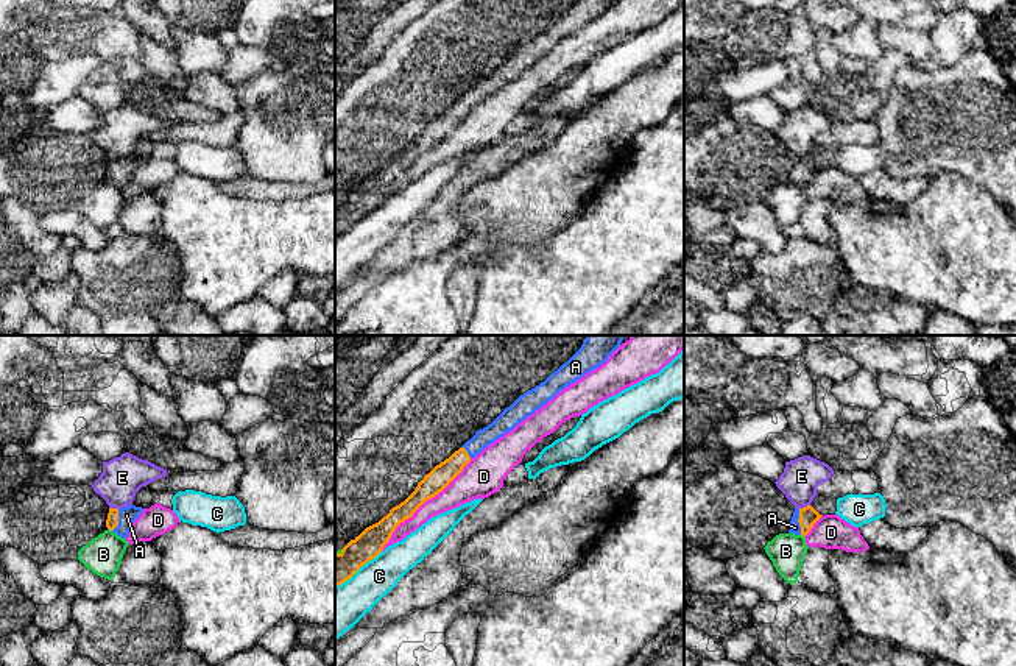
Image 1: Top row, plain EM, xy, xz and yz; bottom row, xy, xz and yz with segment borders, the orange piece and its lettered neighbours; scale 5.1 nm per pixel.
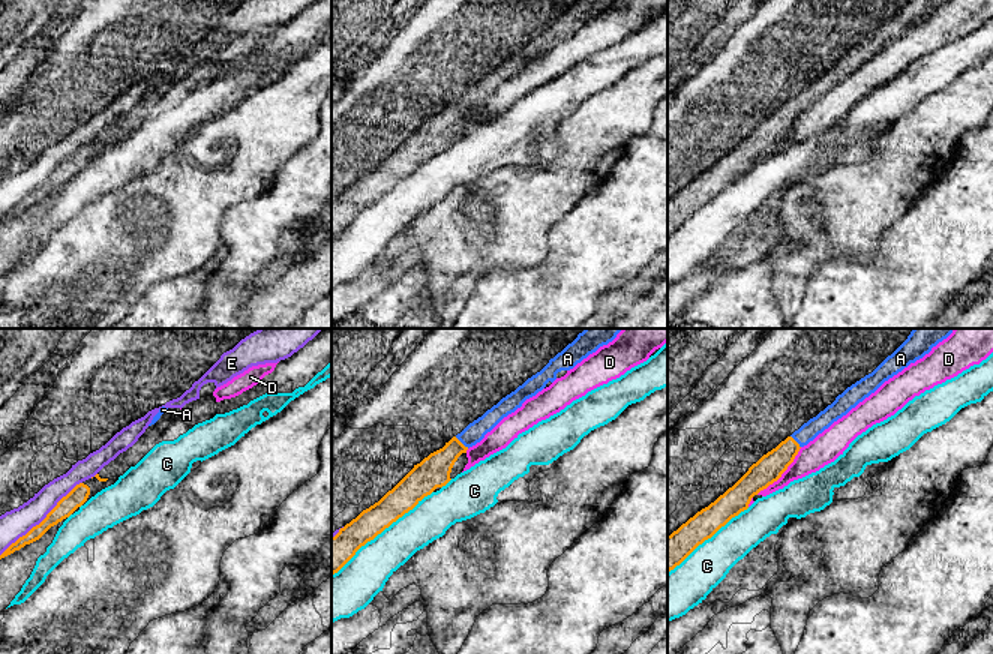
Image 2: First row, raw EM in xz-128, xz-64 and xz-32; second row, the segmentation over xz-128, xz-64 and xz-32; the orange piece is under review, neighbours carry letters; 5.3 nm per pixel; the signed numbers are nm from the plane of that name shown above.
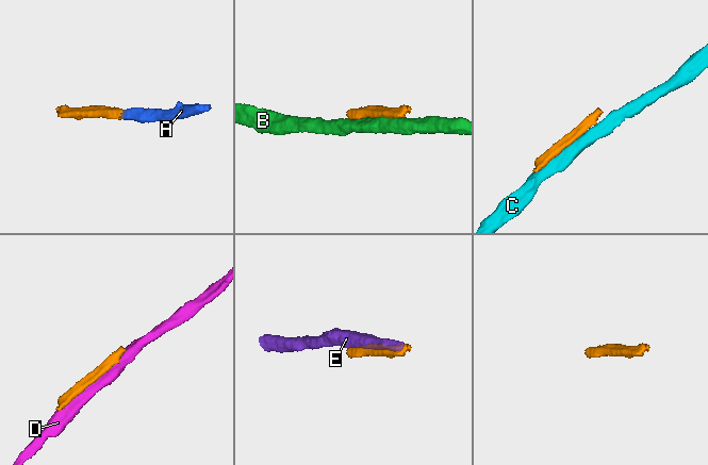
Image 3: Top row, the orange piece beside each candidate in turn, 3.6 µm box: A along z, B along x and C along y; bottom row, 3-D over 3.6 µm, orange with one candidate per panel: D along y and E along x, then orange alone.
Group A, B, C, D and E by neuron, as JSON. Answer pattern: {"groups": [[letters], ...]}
{"groups": [["A"], ["B"], ["C"], ["D"], ["E"]]}

